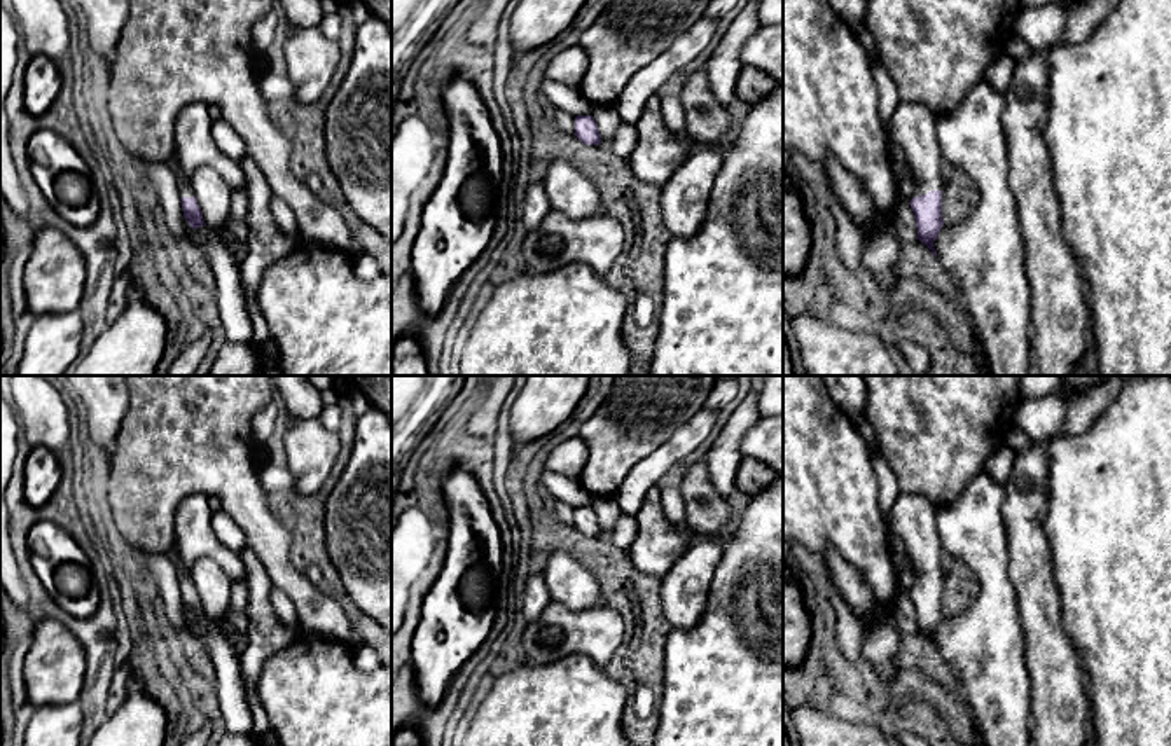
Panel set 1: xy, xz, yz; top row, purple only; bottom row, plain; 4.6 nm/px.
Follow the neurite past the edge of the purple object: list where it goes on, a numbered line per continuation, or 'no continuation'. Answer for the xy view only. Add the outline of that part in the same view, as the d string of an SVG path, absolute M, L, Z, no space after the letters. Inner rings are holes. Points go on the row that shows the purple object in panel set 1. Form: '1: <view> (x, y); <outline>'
1: xy (194, 147); M196 101L187 105L175 126L175 154L178 161L177 183L180 197L192 197L191 175L210 166L217 169L232 189L246 189L246 176L239 161L225 157L211 138L210 105Z

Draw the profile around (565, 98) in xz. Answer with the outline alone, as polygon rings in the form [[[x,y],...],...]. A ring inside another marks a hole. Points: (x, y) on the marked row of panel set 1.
[[[544,79],[540,93],[558,110],[568,112],[573,117],[591,115],[592,103],[587,98],[584,98],[579,89]]]

